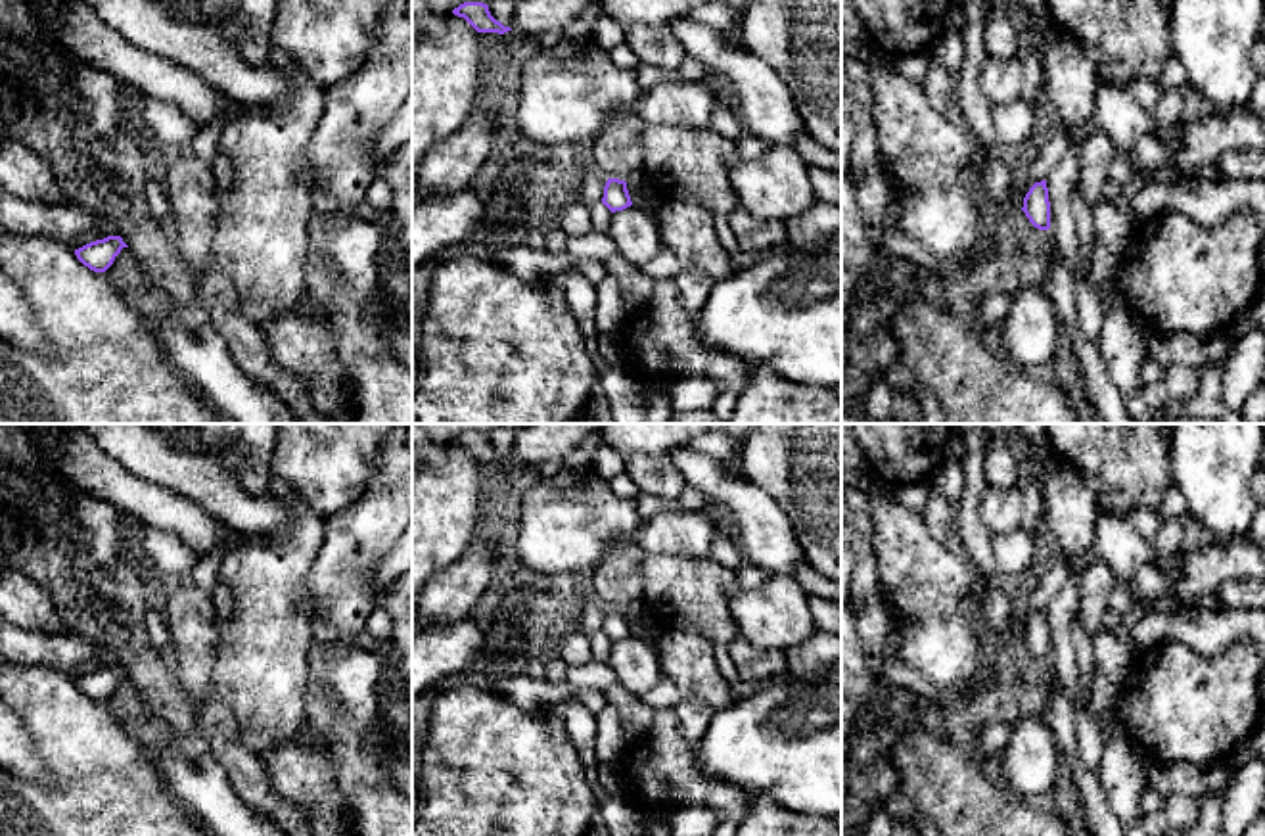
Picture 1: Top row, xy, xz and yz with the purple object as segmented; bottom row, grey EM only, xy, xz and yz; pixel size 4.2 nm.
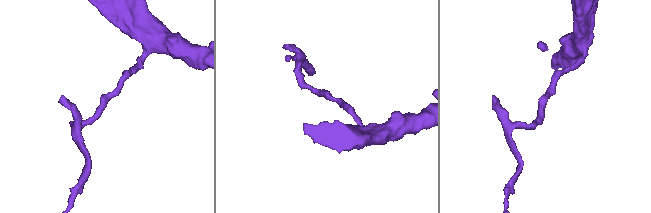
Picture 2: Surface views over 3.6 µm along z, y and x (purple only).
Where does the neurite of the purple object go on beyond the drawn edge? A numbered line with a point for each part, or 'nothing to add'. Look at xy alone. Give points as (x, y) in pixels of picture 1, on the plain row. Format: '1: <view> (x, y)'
nothing to add

